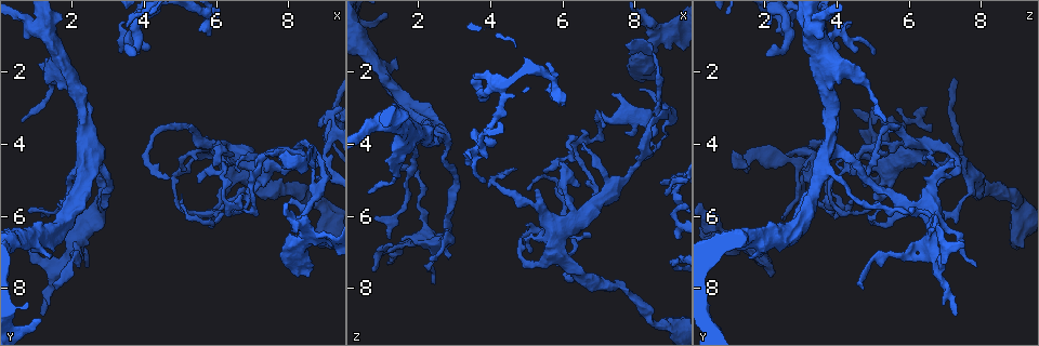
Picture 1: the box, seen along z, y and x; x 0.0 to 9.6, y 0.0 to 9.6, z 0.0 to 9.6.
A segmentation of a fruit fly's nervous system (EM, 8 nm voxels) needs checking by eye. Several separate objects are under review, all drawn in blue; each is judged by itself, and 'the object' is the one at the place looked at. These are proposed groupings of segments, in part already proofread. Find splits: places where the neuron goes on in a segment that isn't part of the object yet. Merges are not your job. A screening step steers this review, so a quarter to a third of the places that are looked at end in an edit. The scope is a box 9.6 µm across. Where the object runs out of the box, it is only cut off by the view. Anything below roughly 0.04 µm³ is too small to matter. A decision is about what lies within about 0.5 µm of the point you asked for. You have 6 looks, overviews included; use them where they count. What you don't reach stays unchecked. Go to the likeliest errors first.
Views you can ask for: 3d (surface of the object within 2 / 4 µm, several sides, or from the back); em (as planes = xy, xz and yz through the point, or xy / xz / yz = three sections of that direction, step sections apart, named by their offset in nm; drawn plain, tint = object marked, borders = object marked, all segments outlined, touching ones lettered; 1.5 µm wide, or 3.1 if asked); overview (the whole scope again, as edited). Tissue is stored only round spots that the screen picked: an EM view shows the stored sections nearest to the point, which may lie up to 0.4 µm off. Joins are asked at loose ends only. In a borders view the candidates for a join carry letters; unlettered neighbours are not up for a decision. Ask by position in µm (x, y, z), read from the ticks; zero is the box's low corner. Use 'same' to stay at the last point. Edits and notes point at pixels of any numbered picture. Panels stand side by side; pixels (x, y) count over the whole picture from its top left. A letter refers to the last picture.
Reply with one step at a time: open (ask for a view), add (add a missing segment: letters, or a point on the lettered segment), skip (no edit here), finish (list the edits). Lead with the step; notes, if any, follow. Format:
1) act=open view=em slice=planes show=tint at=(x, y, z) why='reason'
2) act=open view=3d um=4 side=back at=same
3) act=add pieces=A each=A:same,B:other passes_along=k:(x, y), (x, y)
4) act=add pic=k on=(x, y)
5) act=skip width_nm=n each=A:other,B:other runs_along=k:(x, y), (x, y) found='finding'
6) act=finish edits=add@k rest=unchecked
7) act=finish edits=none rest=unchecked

act=open view=3d um=4 at=(1.60, 8.00, 4.70) why='thin end'

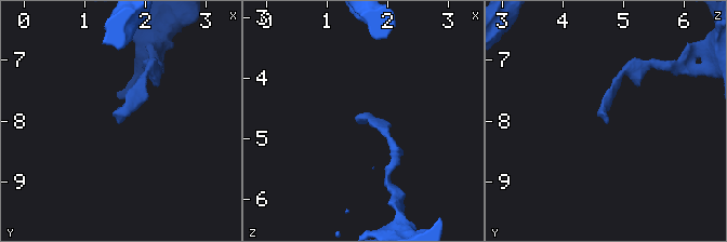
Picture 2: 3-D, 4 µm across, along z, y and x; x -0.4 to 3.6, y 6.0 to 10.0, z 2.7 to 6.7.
act=open view=em slice=planes show=borders at=(1.60, 8.05, 4.75)

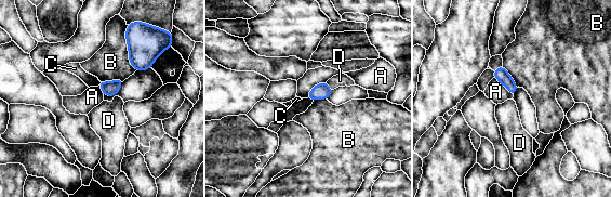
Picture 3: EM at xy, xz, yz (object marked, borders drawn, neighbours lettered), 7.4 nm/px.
act=skip width_nm=90 each=A:other,B:other,C:other,D:other border=3:(326, 82), (332, 89) found='no lettered segment goes on from it'

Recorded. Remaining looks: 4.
act=open view=em um=3.1 slice=planes show=tint at=(1.20, 8.75, 7.30)

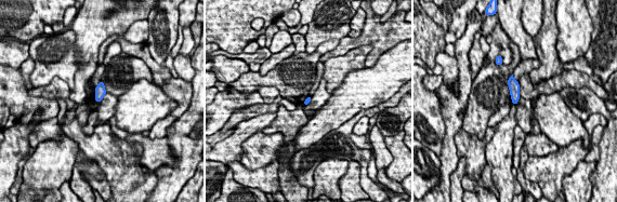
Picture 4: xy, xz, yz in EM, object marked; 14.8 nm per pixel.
act=open view=em um=3.1 slice=planes show=borders at=same

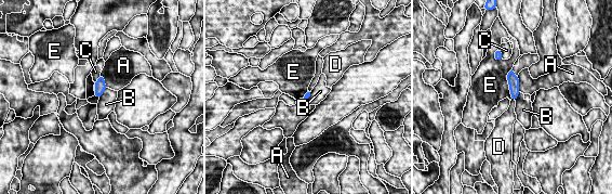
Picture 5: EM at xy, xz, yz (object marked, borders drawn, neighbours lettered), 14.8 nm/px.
act=skip each=A:other,B:other,C:other,D:other,E:other border=5:(311, 91), (304, 101) found='none of them fits'

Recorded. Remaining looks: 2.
act=open view=em slice=planes show=plain at=(2.90, 4.95, 7.15) why='branch stops here'

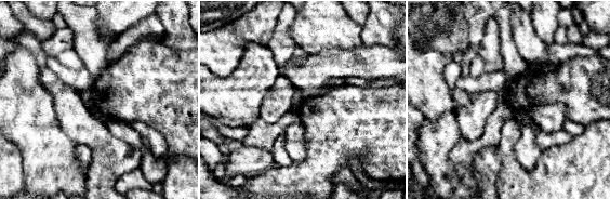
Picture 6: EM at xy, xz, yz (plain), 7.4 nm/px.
act=open view=em slice=planes show=borders at=same why='see the neighbours'

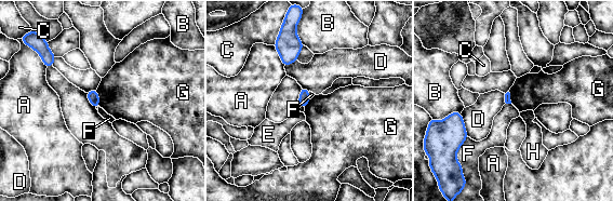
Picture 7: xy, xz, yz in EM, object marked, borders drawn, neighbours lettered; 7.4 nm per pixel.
act=skip each=A:other,B:other,C:other,D:other,E:other,F:other,G:other,H:other border=7:(95, 90), (100, 106) found='none of them fits'

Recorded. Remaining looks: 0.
act=finish edits=none rest=unchecked

